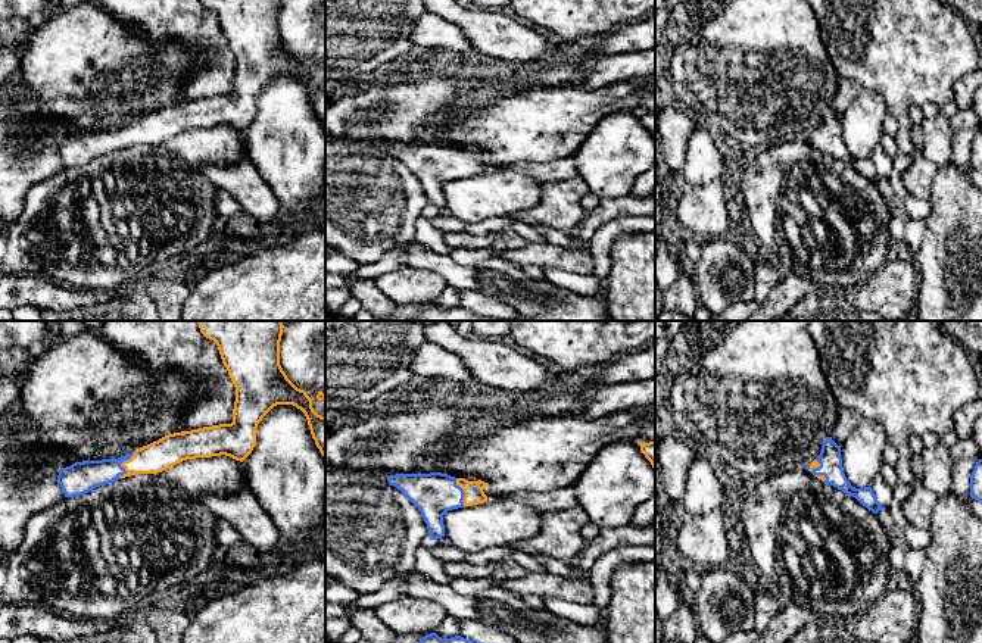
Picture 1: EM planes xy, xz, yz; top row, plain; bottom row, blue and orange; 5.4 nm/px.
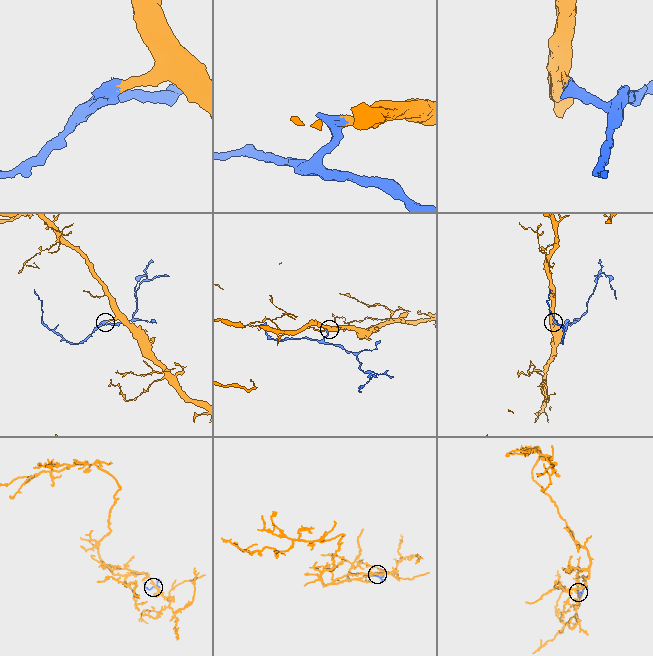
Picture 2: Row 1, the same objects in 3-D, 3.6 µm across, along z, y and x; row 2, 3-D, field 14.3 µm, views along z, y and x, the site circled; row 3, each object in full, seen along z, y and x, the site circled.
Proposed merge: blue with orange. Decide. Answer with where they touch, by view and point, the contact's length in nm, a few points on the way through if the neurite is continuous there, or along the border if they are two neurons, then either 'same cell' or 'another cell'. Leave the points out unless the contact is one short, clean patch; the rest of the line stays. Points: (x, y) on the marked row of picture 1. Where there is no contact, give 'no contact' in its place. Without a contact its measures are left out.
xy (119, 465) | 170 nm | across xy (81, 477), (114, 470), (119, 465), (130, 465), (164, 453) | same cell

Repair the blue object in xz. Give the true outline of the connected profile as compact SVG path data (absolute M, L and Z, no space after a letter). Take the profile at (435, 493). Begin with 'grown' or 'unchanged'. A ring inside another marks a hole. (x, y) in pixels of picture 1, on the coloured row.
grown; M430 472L387 475L387 481L390 486L400 490L418 508L430 531L430 540L445 537L443 515L448 511L487 502L487 496L483 491L487 483L481 480L468 481L442 472Z

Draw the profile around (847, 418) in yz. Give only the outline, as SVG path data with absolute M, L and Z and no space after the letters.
M838 408L838 421L832 430L832 440L841 446L855 428L861 416L849 408Z

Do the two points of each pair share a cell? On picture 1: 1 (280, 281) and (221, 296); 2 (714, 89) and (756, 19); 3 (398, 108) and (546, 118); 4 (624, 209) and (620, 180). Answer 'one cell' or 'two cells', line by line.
1: one cell
2: one cell
3: one cell
4: two cells

